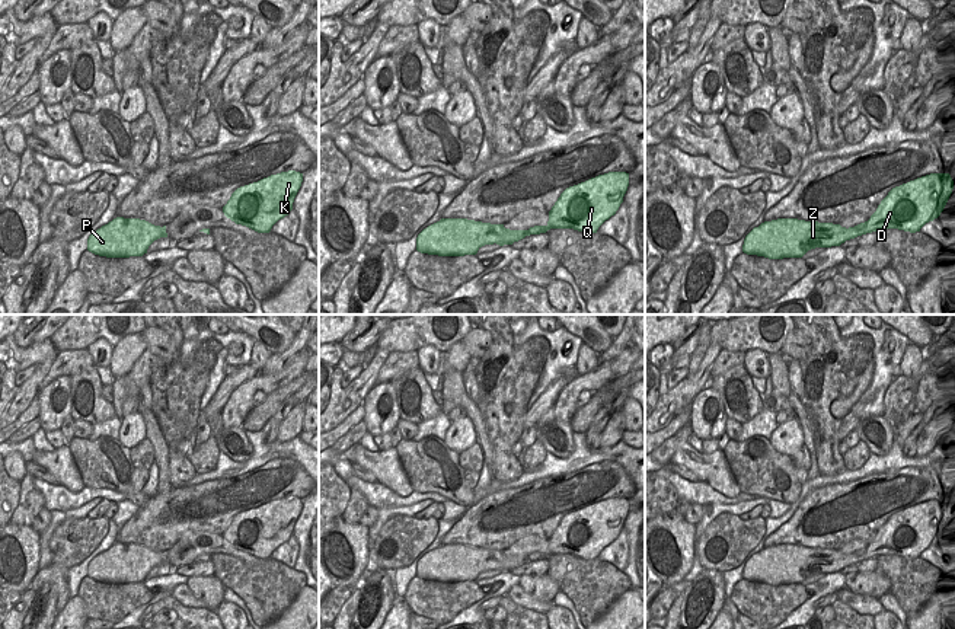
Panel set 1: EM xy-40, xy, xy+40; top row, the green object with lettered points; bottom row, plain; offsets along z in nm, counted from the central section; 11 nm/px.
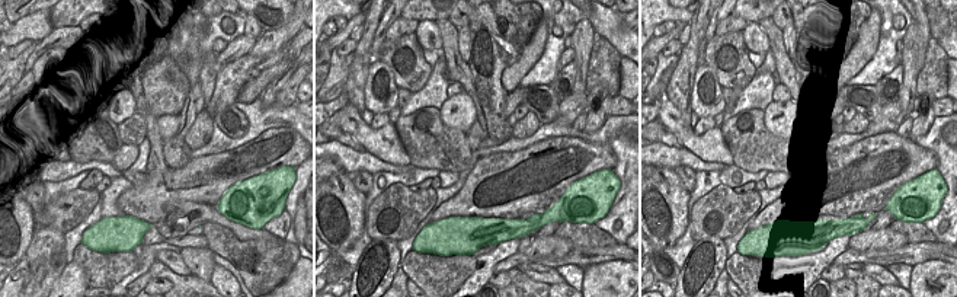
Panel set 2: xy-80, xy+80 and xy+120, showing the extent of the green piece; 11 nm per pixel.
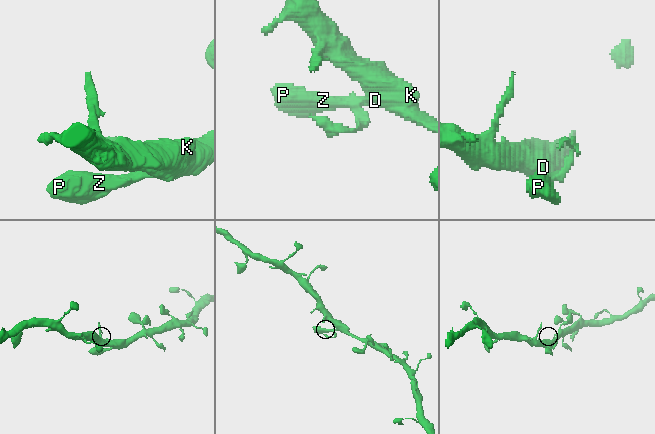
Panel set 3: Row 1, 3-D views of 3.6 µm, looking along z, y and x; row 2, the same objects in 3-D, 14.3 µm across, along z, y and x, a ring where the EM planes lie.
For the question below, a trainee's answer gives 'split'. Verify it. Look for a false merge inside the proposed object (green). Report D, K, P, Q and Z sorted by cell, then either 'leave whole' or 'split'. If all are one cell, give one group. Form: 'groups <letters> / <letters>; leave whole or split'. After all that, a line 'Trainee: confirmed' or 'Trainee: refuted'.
groups D K P Q Z; leave whole
Trainee: refuted

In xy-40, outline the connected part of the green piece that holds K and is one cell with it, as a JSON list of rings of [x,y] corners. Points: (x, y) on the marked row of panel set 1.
[[[288,170],[240,186],[231,194],[223,213],[236,224],[269,233],[293,210],[301,182],[303,173]]]

